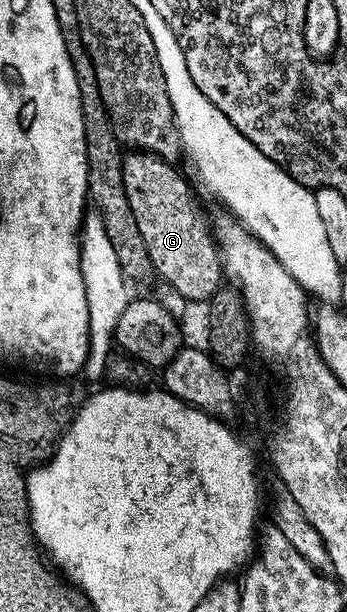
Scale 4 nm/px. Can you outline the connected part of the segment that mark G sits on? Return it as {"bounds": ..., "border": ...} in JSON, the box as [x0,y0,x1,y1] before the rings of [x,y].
{"bounds":[124,150,224,304],"border":[[[144,150],[124,153],[125,196],[129,196],[129,208],[133,208],[137,228],[145,240],[152,271],[187,298],[188,303],[203,304],[224,285],[223,256],[209,218],[207,222],[190,184],[175,169],[172,163]]]}

